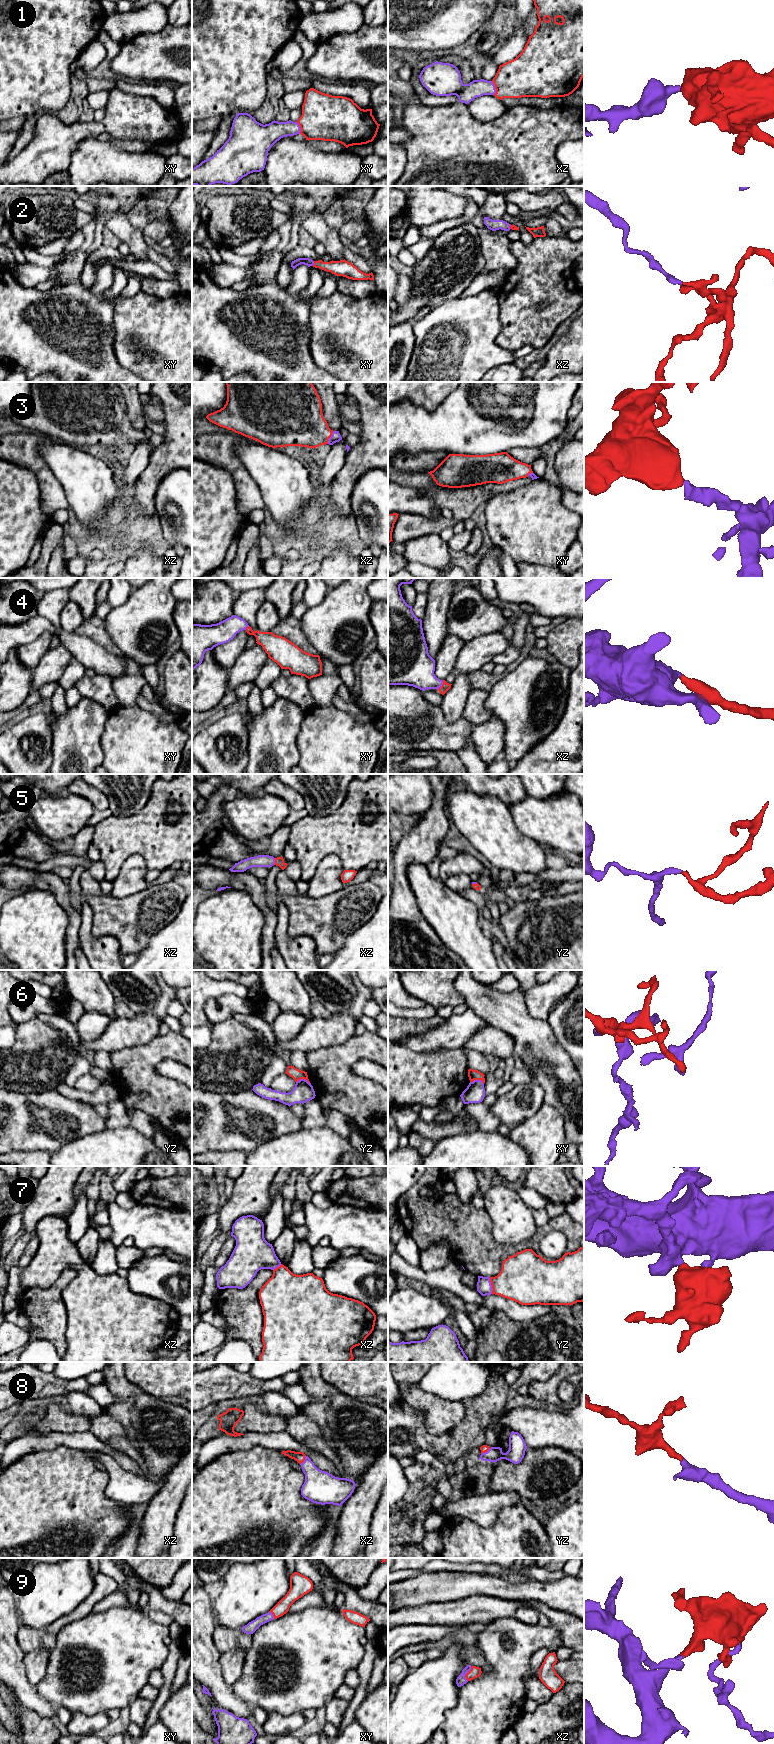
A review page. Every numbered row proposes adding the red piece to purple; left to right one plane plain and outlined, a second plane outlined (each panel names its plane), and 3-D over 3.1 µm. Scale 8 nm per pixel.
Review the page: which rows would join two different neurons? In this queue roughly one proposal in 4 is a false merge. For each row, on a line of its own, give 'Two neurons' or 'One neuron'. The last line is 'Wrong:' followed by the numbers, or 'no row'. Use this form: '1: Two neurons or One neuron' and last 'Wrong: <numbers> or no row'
1: One neuron
2: One neuron
3: One neuron
4: One neuron
5: One neuron
6: One neuron
7: One neuron
8: One neuron
9: One neuron
Wrong: no row

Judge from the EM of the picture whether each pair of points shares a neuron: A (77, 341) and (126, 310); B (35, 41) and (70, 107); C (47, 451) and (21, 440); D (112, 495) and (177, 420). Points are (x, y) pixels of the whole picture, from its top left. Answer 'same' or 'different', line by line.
A: different
B: different
C: different
D: different

